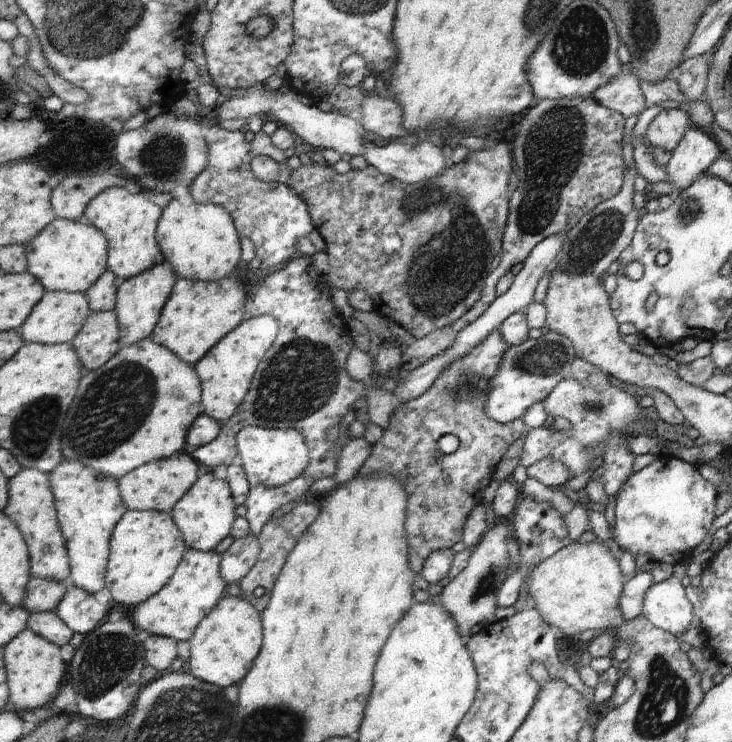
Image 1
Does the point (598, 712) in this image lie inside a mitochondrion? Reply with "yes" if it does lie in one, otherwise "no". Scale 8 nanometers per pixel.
no

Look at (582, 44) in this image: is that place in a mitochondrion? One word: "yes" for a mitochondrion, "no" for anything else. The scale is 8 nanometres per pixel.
yes

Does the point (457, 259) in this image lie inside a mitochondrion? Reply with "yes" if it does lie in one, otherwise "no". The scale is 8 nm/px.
yes

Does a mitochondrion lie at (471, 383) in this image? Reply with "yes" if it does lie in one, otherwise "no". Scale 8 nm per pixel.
yes

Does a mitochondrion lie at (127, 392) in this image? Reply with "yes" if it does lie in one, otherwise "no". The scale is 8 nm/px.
yes

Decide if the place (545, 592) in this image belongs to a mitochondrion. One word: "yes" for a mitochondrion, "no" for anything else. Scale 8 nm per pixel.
no

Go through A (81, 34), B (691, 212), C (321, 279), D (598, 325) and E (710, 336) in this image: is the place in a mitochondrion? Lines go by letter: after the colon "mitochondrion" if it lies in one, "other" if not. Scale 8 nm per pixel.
A: mitochondrion
B: mitochondrion
C: other
D: other
E: other

